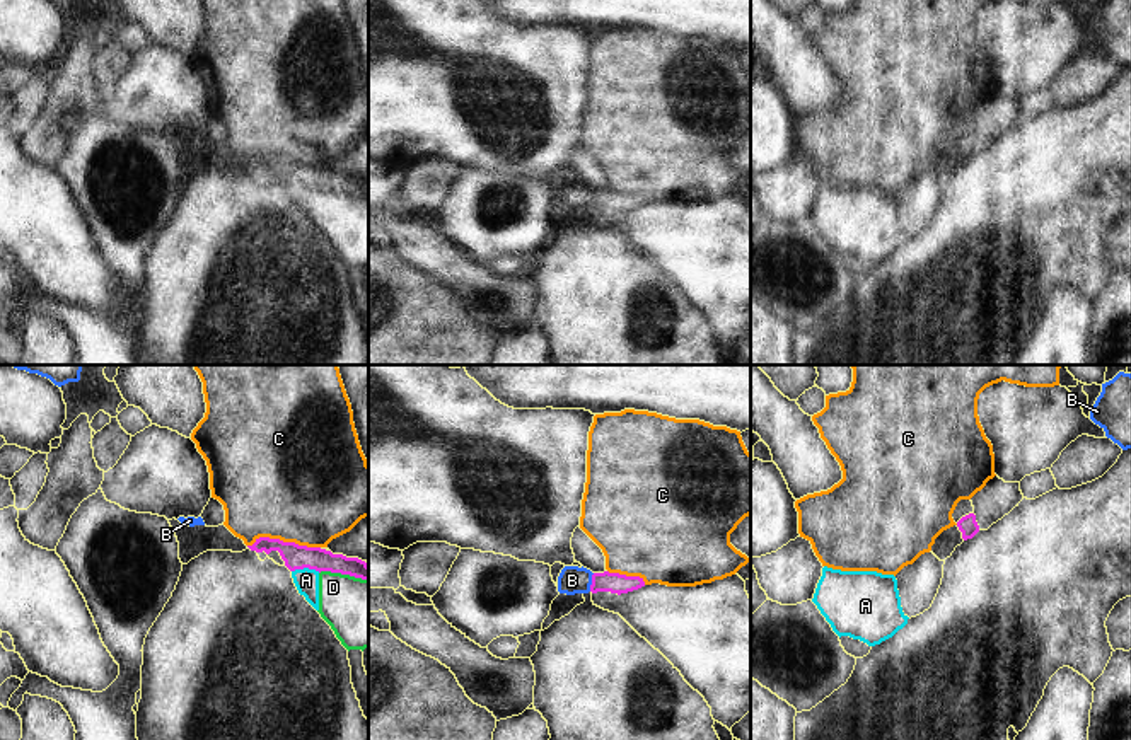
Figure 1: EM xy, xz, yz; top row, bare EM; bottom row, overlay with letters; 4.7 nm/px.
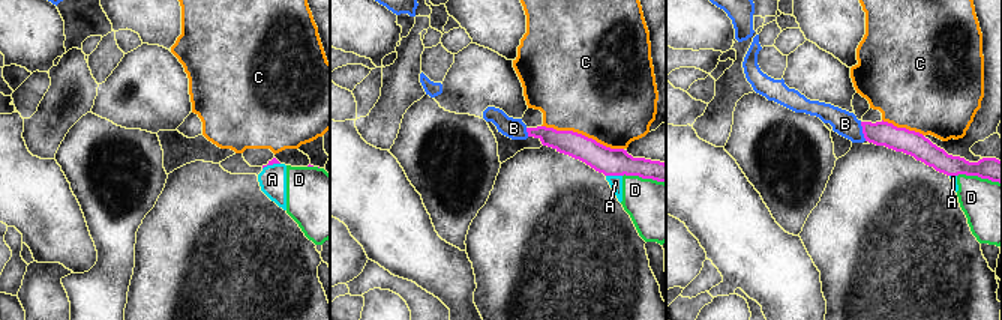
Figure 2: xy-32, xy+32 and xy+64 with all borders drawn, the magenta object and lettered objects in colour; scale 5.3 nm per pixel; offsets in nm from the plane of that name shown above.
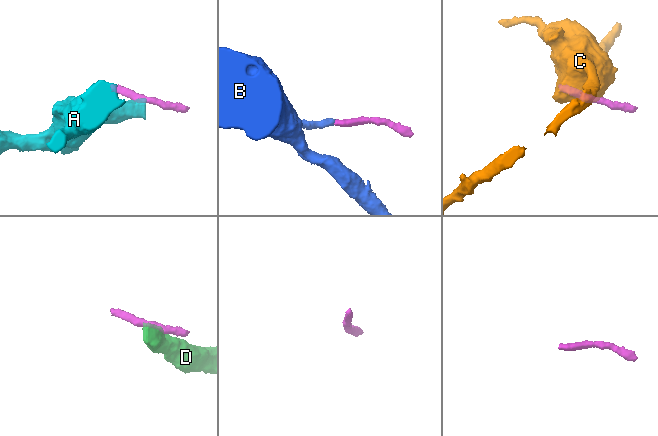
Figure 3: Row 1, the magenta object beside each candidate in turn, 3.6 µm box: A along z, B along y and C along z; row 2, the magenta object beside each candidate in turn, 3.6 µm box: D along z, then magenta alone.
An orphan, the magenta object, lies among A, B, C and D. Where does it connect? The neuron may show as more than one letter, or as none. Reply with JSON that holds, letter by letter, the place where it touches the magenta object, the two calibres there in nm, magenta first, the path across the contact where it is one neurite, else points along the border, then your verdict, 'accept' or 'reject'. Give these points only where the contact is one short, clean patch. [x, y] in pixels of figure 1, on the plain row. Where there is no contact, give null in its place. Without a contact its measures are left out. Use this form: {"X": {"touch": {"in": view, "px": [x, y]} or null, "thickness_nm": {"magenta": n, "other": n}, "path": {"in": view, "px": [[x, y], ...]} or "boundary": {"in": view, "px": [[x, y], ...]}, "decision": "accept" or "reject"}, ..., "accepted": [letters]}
{"A": {"touch": {"in": "xy", "px": [306, 184]}, "thickness_nm": {"magenta": 120, "other": 120}, "boundary": {"in": "xy", "px": [[292, 188], [314, 186], [319, 190]]}, "decision": "reject"}, "B": {"touch": {"in": "xz", "px": [592, 200]}, "thickness_nm": {"magenta": 100, "other": 130}, "path": {"in": "xz", "px": [[618, 202], [592, 200], [572, 198]]}, "decision": "accept"}, "C": {"touch": {"in": "xy", "px": [282, 159]}, "thickness_nm": {"magenta": 120, "other": 500}, "boundary": {"in": "xy", "px": [[248, 162], [260, 156], [278, 156], [319, 166]]}, "decision": "reject"}, "D": {"touch": {"in": "xy", "px": [343, 191]}, "thickness_nm": {"magenta": 120, "other": 320}, "boundary": {"in": "xy", "px": [[319, 190], [340, 190], [367, 198]]}, "decision": "reject"}, "accepted": ["B"]}

